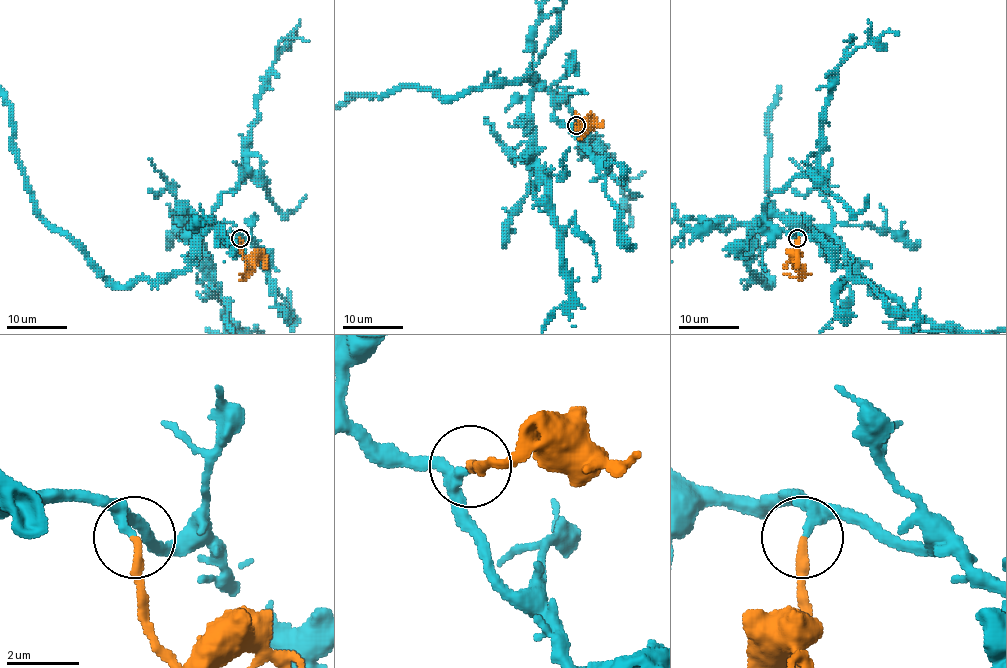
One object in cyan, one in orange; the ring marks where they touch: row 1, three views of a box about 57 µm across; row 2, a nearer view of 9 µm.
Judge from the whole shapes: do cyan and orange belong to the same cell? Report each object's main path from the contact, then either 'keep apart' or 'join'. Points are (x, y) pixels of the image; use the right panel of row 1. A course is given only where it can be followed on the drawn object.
cyan via (798, 238), (752, 231), (766, 287), (768, 111), (860, 40) | orange via (798, 238), (795, 262), (798, 274), (796, 277), (784, 273) | join

